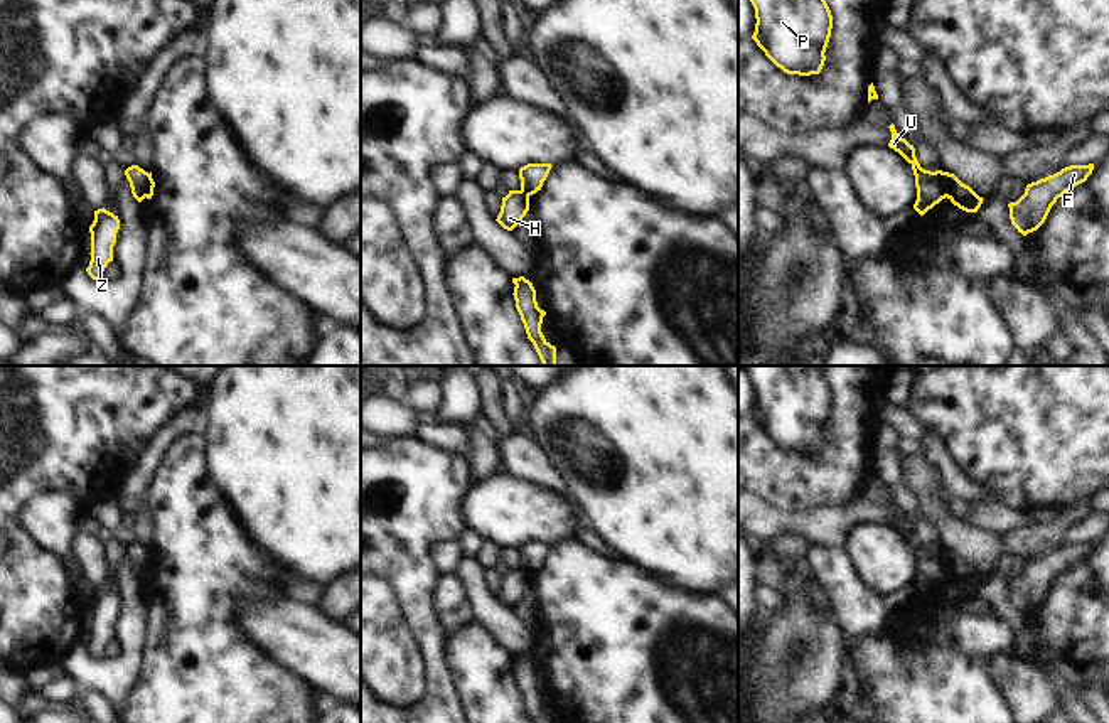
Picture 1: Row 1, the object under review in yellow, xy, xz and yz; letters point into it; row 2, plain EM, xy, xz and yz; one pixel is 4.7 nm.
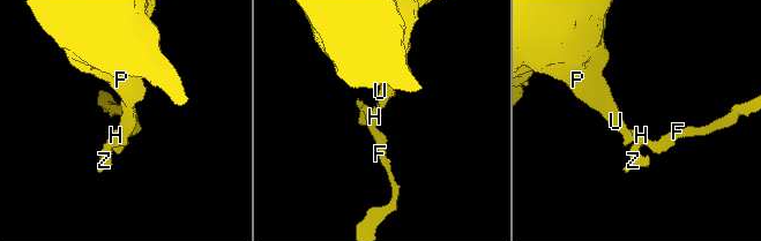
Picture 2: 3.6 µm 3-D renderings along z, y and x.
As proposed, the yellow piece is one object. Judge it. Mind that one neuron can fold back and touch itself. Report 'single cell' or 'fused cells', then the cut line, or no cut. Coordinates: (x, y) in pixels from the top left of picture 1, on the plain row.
fused cells; cut yz (942, 550), (946, 573)

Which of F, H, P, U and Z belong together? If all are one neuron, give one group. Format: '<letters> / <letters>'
F H Z / P U

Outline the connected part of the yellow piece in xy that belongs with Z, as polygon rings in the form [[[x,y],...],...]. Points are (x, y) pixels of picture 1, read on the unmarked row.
[[[103,586],[94,588],[94,598],[89,603],[91,610],[91,639],[86,645],[93,657],[101,657],[101,652],[110,639],[113,639],[113,624],[116,620],[116,610],[120,607],[120,597],[113,590]]]

